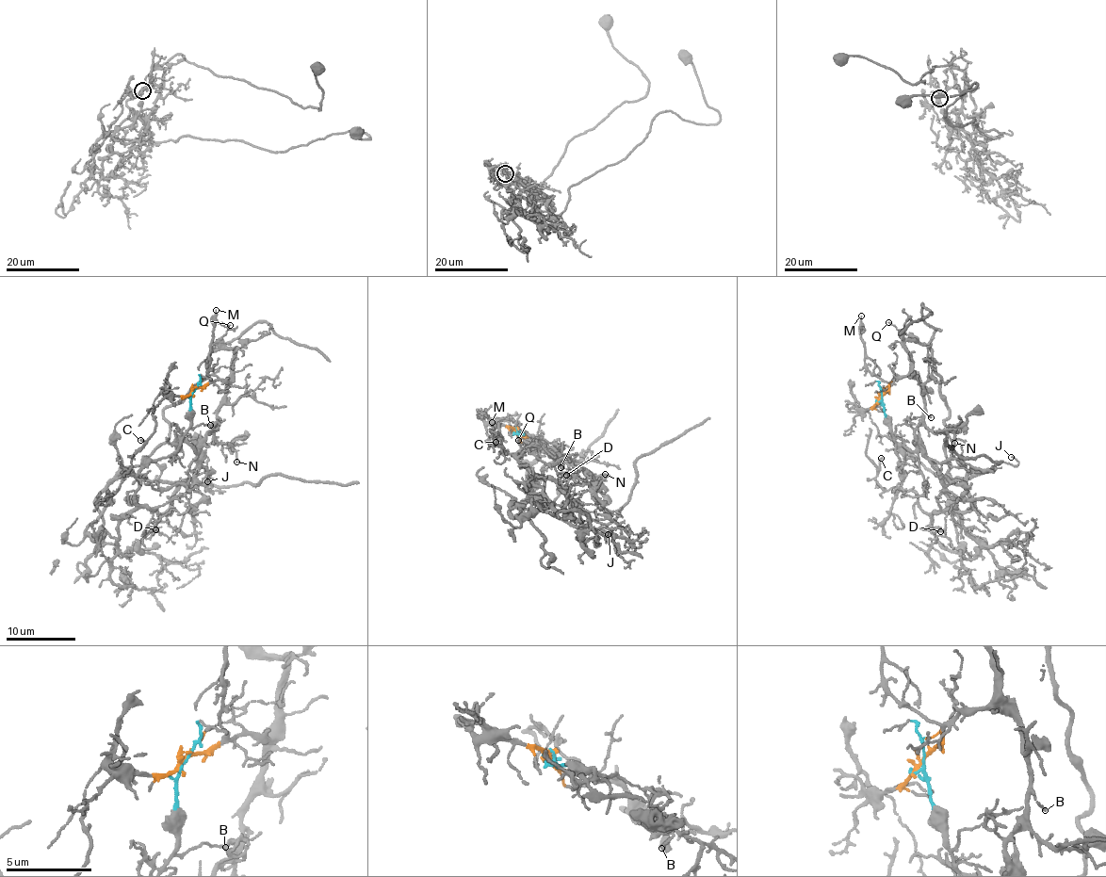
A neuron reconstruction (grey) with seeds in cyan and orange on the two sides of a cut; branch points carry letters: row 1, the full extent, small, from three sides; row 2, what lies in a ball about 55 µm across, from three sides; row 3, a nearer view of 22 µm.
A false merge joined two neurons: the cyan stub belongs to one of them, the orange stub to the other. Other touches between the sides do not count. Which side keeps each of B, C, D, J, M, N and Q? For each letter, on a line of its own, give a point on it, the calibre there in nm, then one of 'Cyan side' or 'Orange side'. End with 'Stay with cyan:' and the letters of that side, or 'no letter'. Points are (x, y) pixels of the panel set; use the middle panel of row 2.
B: Place: (561, 467). Thickness 120 nm. Orange side
C: Place: (496, 442). Thickness 120 nm. Cyan side
D: Place: (566, 475). Thickness 170 nm. Cyan side
J: Place: (608, 534). Thickness 100 nm. Cyan side
M: Place: (492, 422). Thickness 170 nm. Orange side
N: Place: (605, 474). Thickness 150 nm. Orange side
Q: Place: (518, 440). Thickness 90 nm. Orange side
Stay with cyan: C, D, J

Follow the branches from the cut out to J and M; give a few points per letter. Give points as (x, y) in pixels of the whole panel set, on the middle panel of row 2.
J: (516, 432), (531, 433), (535, 441), (516, 460), (555, 480), (606, 527), (609, 535)
M: (516, 432), (528, 435), (511, 418), (498, 418), (491, 422)

